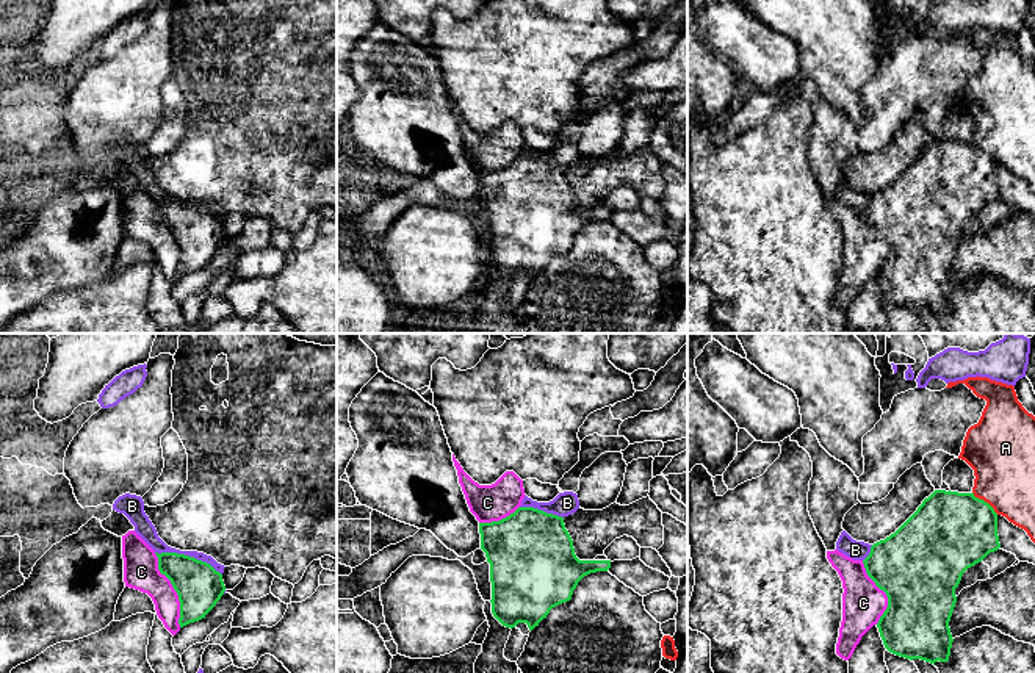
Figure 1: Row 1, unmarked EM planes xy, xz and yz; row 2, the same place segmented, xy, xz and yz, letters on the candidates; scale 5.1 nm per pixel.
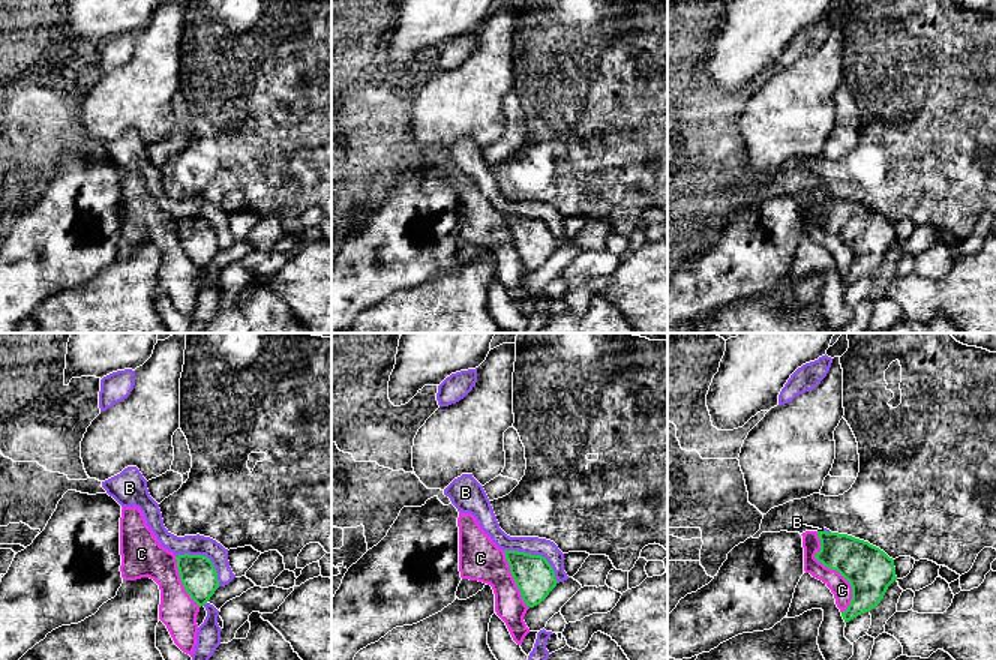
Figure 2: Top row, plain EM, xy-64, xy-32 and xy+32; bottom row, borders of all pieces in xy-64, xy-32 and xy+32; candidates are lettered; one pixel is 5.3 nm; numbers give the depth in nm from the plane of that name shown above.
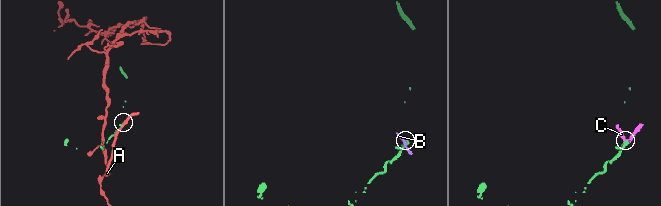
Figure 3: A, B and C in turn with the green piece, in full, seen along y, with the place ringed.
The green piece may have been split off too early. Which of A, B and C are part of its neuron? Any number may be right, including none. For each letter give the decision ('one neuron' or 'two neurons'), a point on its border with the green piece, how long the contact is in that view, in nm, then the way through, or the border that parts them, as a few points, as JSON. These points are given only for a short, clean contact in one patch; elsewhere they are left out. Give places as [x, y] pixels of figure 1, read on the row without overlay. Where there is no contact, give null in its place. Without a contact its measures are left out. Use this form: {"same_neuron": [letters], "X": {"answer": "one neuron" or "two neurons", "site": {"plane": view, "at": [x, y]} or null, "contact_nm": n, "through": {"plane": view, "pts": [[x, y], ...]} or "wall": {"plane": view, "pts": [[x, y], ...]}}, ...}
{"same_neuron": [], "A": {"answer": "two neurons", "site": {"plane": "yz", "at": [984, 151]}, "contact_nm": 180}, "B": {"answer": "two neurons", "site": {"plane": "xy", "at": [188, 205]}, "contact_nm": 360}, "C": {"answer": "two neurons", "site": {"plane": "xy", "at": [174, 238]}, "contact_nm": 400}}

